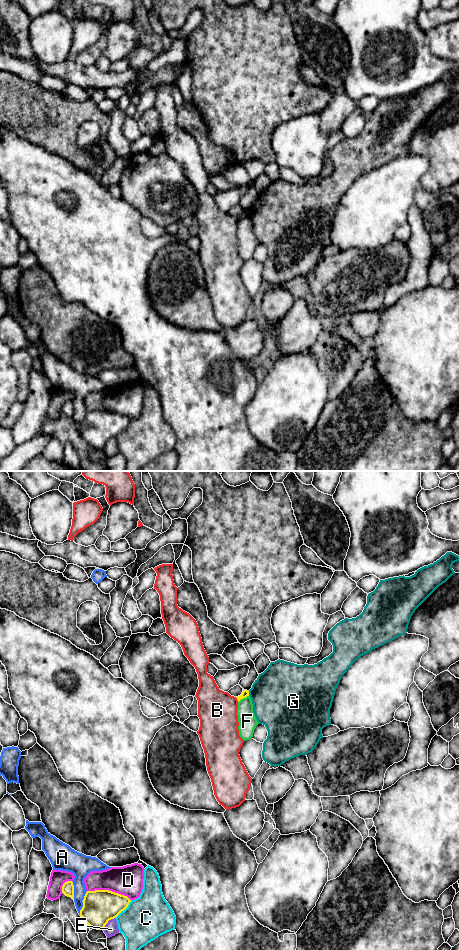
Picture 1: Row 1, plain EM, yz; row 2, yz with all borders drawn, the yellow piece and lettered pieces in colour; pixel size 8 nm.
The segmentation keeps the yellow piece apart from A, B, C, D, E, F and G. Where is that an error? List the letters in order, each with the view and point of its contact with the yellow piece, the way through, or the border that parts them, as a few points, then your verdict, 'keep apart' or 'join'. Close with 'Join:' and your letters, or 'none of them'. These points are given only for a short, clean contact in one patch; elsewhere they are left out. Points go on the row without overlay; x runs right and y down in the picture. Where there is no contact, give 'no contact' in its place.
A: meets yellow in yz at (83, 423); keep apart
B: meets yellow in yz at (237, 219); keep apart
C: meets yellow in yz at (124, 429); keep apart
D: meets yellow in yz at (108, 410); keep apart
E: meets yellow in yz at (107, 442); keep apart
F: meets yellow in yz at (243, 217); border along yz (248, 215), (238, 222); keep apart
G: meets yellow in yz at (248, 213); keep apart
Join: none of them

